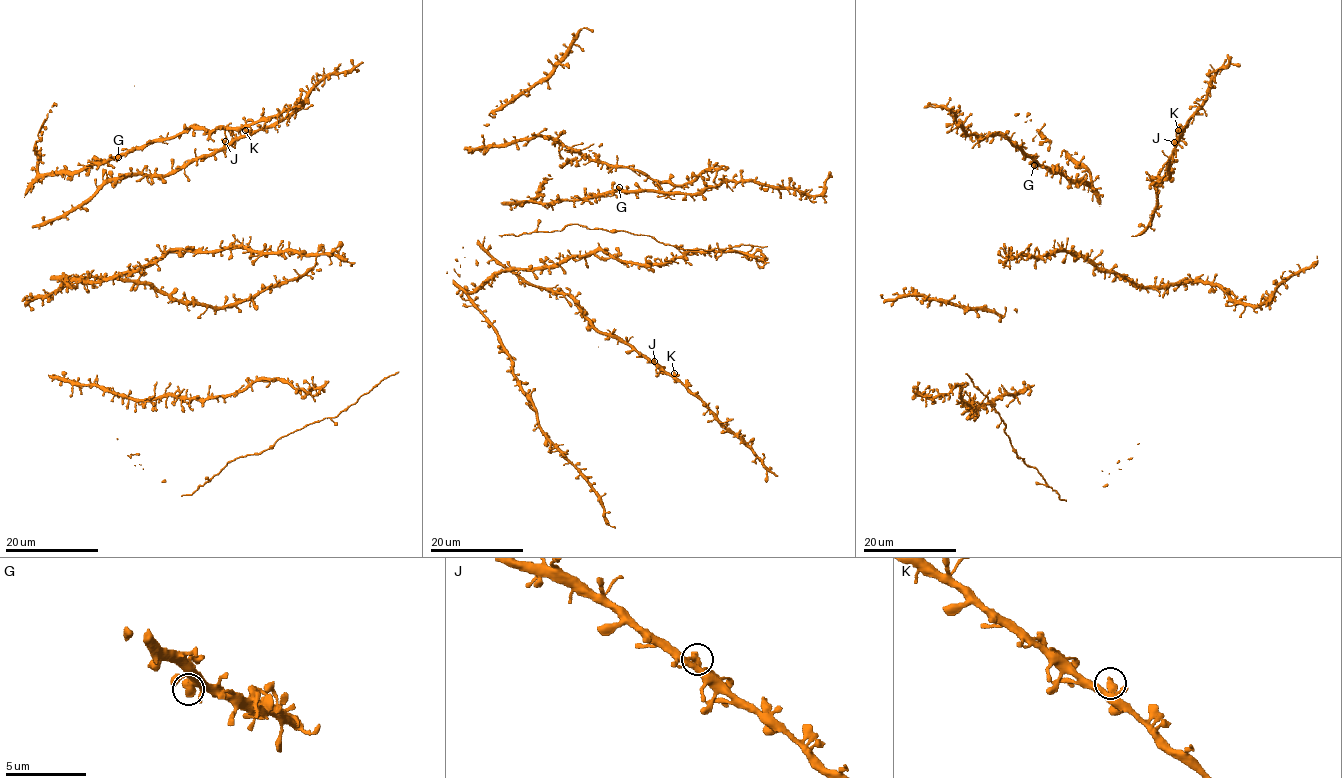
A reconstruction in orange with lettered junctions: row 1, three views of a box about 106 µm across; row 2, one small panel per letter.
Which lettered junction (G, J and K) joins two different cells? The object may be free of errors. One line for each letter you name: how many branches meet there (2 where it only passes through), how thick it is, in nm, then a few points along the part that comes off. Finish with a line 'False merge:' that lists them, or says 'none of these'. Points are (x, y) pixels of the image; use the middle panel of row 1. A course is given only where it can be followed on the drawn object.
J: Branches: 2. Thickness 360 nm
False merge: J

